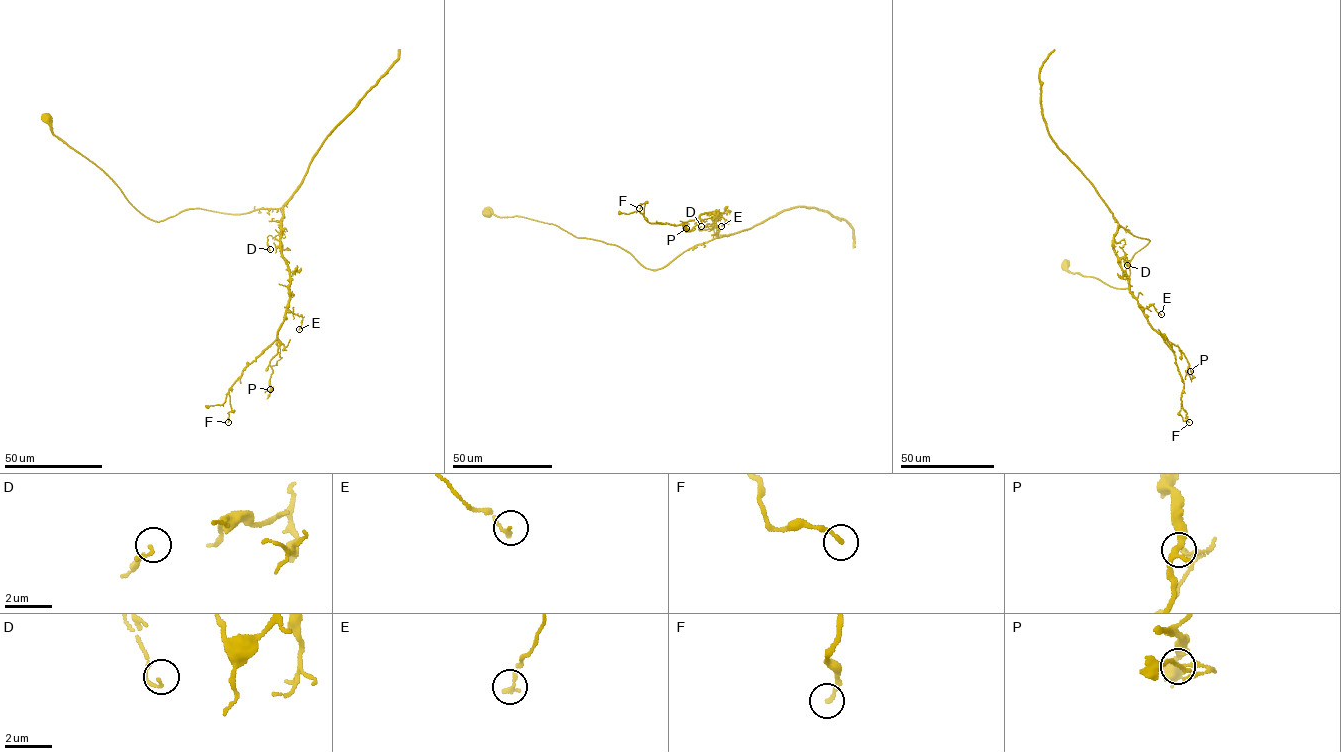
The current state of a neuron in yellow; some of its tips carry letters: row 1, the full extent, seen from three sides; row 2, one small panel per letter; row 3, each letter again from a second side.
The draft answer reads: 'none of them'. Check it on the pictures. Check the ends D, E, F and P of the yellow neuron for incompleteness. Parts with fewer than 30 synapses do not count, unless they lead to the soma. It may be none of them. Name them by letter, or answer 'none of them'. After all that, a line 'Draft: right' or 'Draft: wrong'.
none of them
Draft: right

